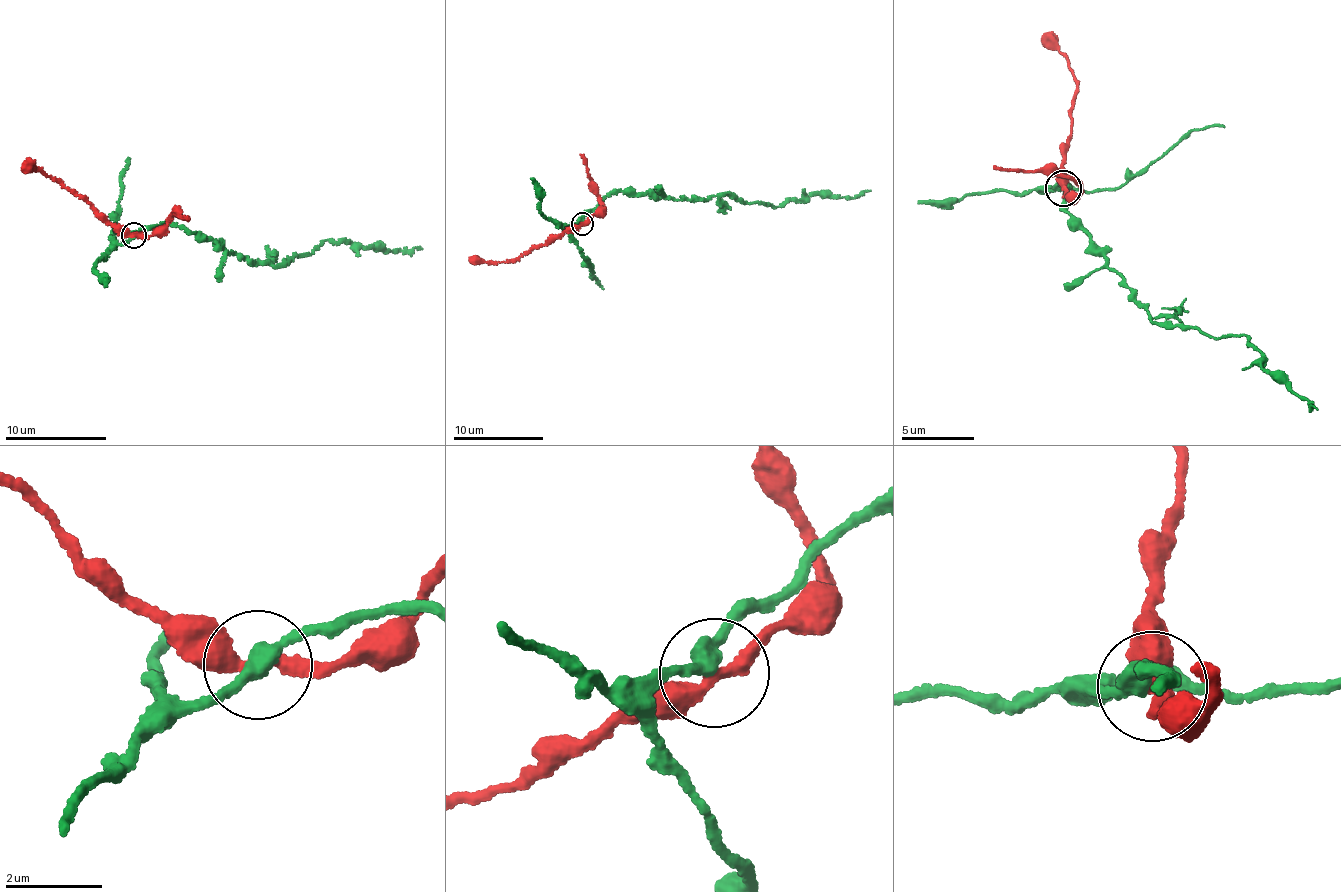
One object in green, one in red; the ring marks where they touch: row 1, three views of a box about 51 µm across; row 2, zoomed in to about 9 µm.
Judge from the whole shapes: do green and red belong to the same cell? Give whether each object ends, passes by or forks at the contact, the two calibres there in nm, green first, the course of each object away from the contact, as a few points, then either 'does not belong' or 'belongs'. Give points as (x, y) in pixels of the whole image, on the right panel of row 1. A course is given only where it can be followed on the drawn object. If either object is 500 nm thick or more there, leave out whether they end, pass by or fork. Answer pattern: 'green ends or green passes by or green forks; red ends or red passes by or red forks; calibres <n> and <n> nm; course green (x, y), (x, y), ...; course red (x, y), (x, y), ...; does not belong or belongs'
green passes by; red passes by; calibres 320 and 320 nm; course green (1062, 189), (1070, 213), (1149, 319), (1218, 340), (1243, 333), (1258, 348), (1264, 369), (1319, 411); course red (1062, 189), (1076, 84), (1063, 56), (1040, 38); does not belong

